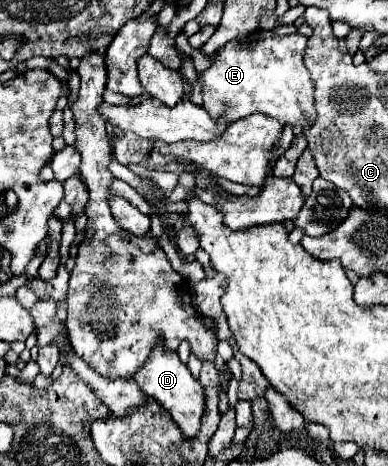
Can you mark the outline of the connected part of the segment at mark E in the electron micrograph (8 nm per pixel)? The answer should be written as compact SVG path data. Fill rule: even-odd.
M272 35L252 41L230 41L210 59L212 65L196 75L194 83L202 85L202 107L212 115L222 113L230 121L238 121L240 115L264 113L276 117L280 123L290 123L294 135L316 119L314 111L314 83L310 71L306 71L303 54L306 37L296 35Z

